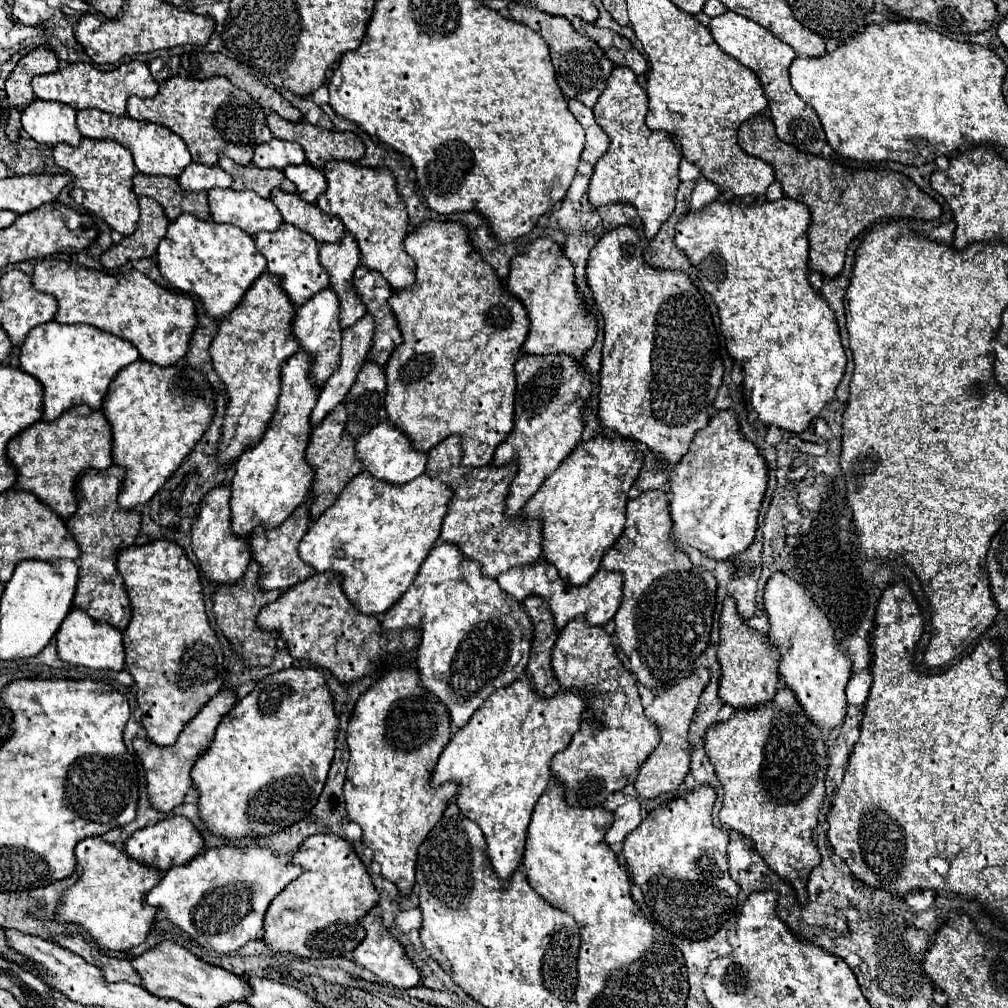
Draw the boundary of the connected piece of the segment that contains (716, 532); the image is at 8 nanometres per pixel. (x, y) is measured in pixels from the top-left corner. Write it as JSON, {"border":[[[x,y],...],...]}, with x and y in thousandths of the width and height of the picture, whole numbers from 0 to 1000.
{"border":[[[713,407],[703,415],[703,421],[695,425],[684,448],[666,464],[666,514],[668,514],[668,538],[676,546],[689,544],[707,556],[723,556],[725,552],[739,548],[749,534],[751,512],[761,486],[761,458],[755,446],[739,437],[733,429],[731,411],[727,407]]]}

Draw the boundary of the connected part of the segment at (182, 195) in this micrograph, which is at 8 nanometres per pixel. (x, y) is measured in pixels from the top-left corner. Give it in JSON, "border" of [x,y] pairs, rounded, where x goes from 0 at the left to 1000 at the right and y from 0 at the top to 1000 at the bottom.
{"border":[[[134,173],[132,175],[132,188],[136,194],[154,196],[168,218],[174,218],[178,212],[193,212],[199,218],[207,216],[207,202],[205,190],[184,190],[180,188],[176,177],[170,175],[146,175]]]}

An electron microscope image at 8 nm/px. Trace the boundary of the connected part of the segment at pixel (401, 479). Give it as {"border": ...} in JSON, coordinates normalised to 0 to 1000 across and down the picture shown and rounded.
{"border":[[[380,417],[378,421],[368,425],[354,437],[354,454],[360,458],[360,466],[388,480],[402,480],[412,476],[422,468],[422,460],[424,460],[424,448],[412,446],[408,442],[408,437],[386,417]]]}

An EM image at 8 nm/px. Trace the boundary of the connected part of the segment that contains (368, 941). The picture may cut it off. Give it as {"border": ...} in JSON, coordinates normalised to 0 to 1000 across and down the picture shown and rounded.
{"border":[[[368,905],[364,907],[358,917],[362,919],[364,923],[364,929],[362,933],[352,940],[352,954],[362,958],[364,962],[368,962],[370,966],[374,966],[380,974],[386,974],[394,980],[410,980],[418,974],[418,962],[410,956],[410,952],[404,948],[402,940],[398,938],[398,935],[394,931],[390,931],[390,927],[386,925],[386,921],[380,919],[380,913],[378,913],[378,907],[374,905]]]}

